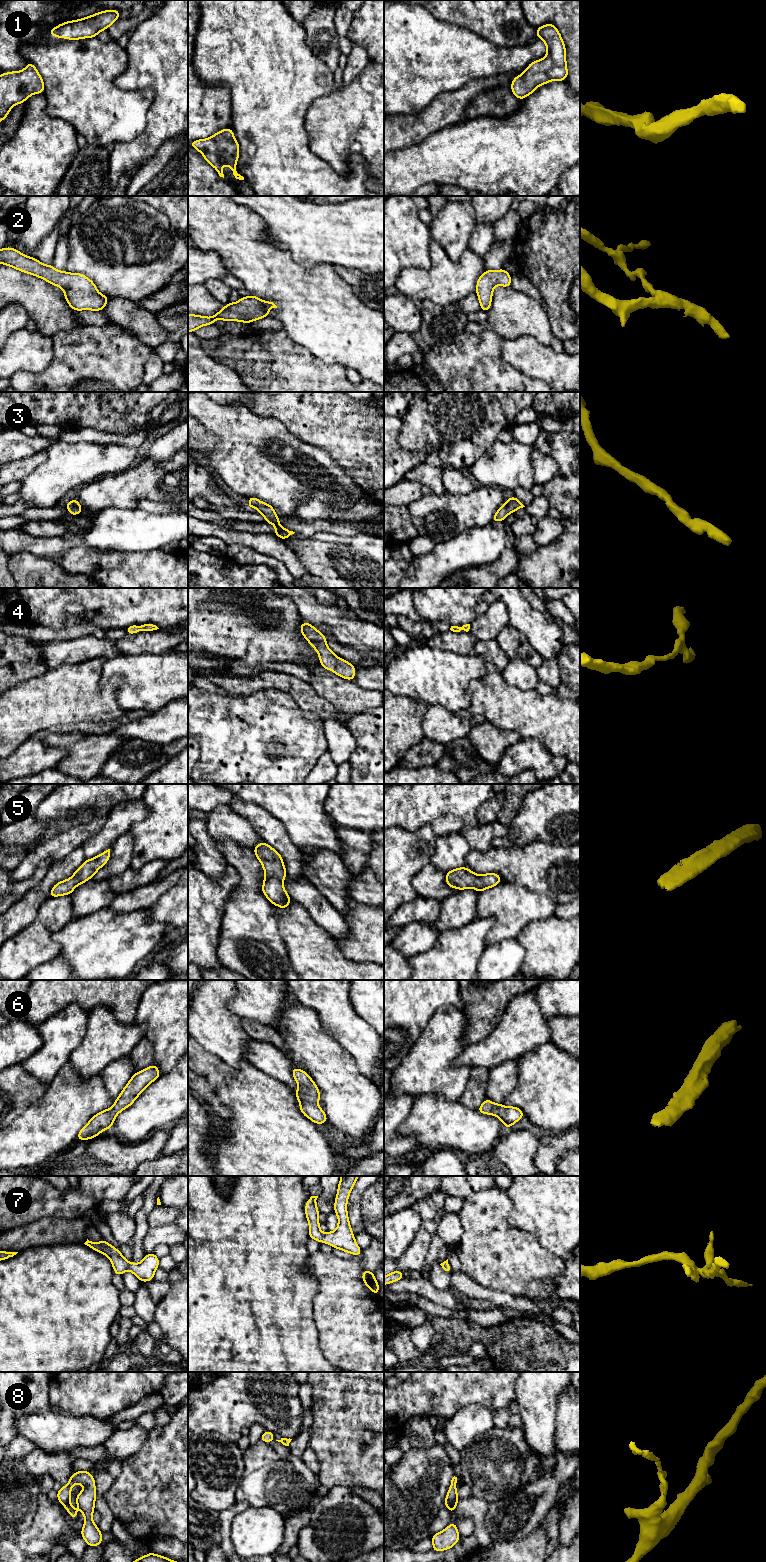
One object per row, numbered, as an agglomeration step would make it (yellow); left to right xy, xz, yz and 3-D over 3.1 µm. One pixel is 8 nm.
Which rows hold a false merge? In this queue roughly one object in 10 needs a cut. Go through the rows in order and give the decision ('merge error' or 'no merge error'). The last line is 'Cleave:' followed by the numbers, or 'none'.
1: no merge error
2: no merge error
3: no merge error
4: no merge error
5: no merge error
6: no merge error
7: no merge error
8: no merge error
Cleave: none

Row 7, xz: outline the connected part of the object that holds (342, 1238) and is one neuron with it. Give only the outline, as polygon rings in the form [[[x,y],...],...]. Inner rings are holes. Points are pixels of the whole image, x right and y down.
[[[341,1176],[338,1184],[338,1192],[335,1198],[334,1212],[338,1216],[338,1226],[334,1232],[323,1234],[318,1222],[319,1210],[316,1206],[318,1196],[311,1196],[305,1206],[305,1214],[309,1222],[309,1236],[318,1242],[324,1242],[333,1248],[360,1256],[361,1249],[355,1241],[355,1236],[349,1223],[347,1214],[347,1201],[350,1192],[359,1176]]]

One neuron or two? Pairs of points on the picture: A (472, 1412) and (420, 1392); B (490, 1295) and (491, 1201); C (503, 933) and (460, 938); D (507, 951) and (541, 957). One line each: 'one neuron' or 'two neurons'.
A: two neurons
B: two neurons
C: two neurons
D: two neurons

